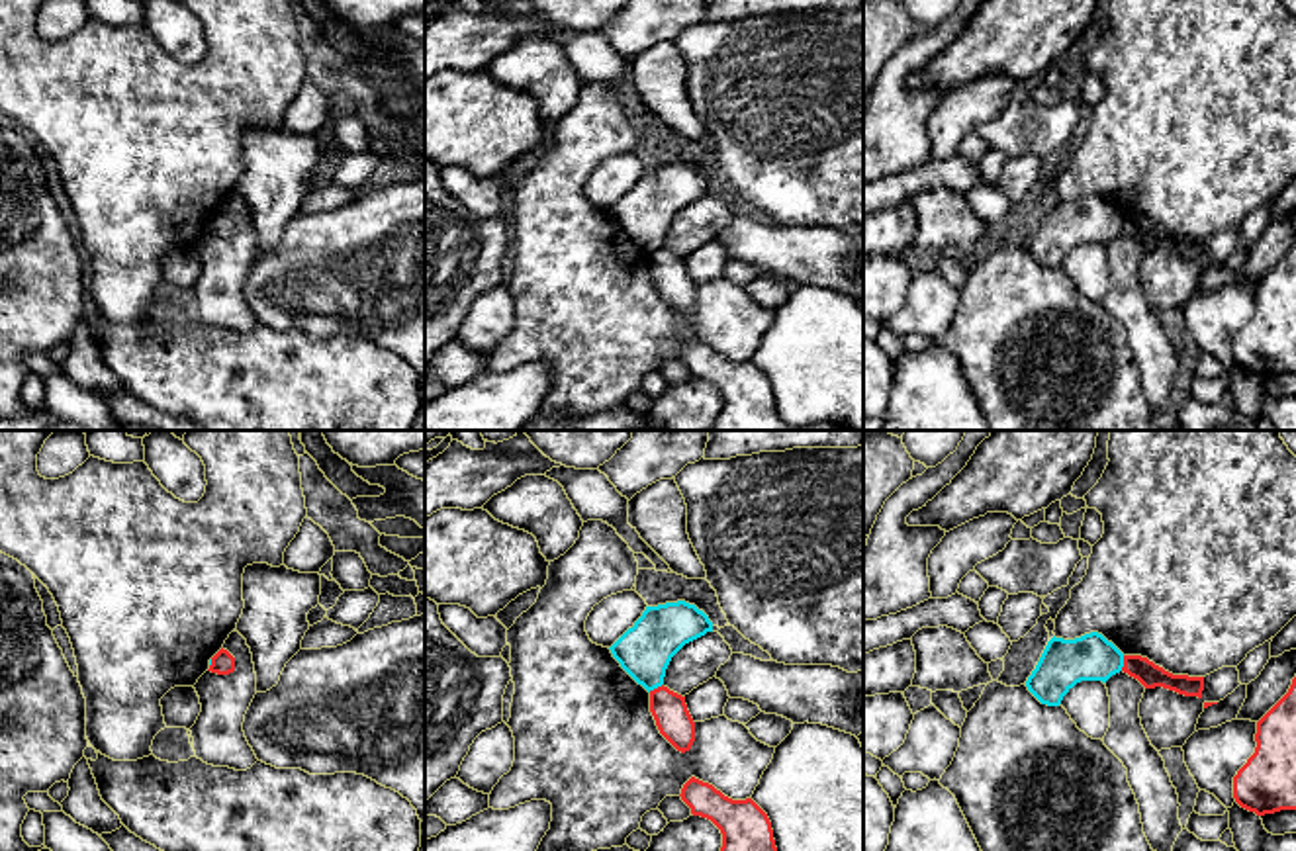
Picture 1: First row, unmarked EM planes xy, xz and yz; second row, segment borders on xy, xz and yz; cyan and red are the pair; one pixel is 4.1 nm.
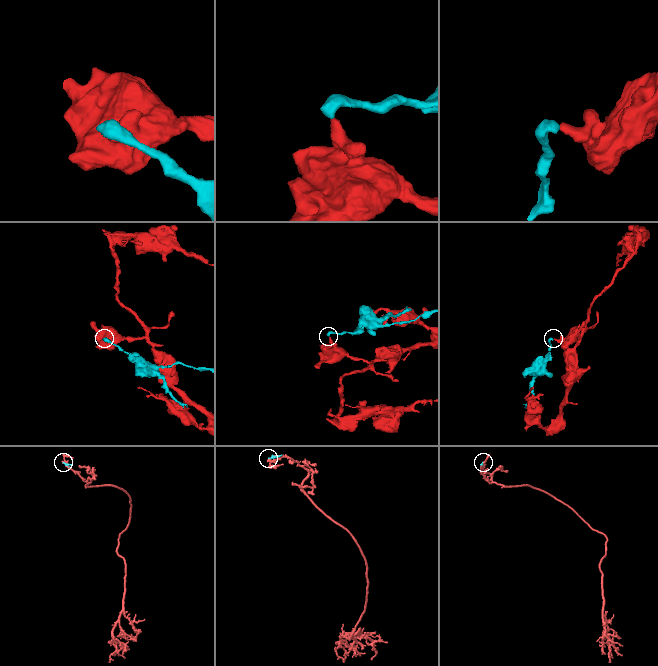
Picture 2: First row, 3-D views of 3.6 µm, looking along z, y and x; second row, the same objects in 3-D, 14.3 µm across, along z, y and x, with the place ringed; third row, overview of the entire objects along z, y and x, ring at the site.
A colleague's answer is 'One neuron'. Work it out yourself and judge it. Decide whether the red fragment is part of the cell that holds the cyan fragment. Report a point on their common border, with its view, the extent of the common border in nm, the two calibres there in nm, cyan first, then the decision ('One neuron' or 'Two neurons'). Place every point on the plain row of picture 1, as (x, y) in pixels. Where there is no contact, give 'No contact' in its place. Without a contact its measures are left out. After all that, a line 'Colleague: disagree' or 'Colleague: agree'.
Touches cyan at yz (1122, 225). Shared border 70 nm. Thickness 200 nm (cyan) against 100 nm. Two neurons
Colleague: disagree

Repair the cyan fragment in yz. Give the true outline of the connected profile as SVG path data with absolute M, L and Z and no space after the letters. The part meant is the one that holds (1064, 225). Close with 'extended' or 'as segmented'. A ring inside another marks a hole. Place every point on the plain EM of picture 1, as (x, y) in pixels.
M1098 194L1075 202L1053 198L1026 248L1041 266L1059 268L1077 245L1106 245L1122 229L1124 215Z; as segmented

